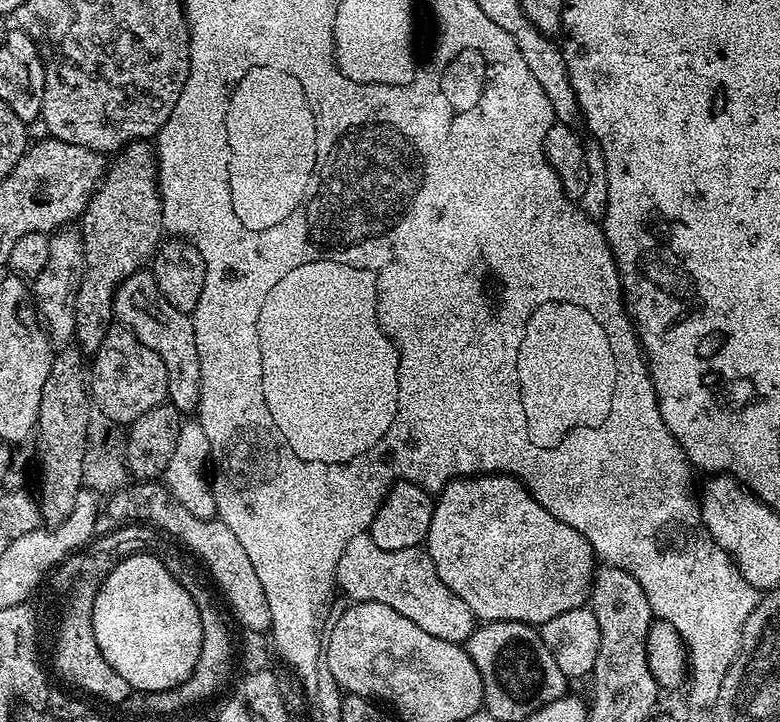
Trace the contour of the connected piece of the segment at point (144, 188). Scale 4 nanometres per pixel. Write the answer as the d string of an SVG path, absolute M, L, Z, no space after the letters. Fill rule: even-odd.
M129 142L115 153L116 161L107 165L103 181L92 195L88 211L78 221L78 231L84 243L84 277L78 286L75 343L81 352L95 354L102 346L102 338L112 328L114 294L130 274L141 271L157 255L158 245L166 232L166 221L160 213L160 169L156 163L156 149L148 142Z

